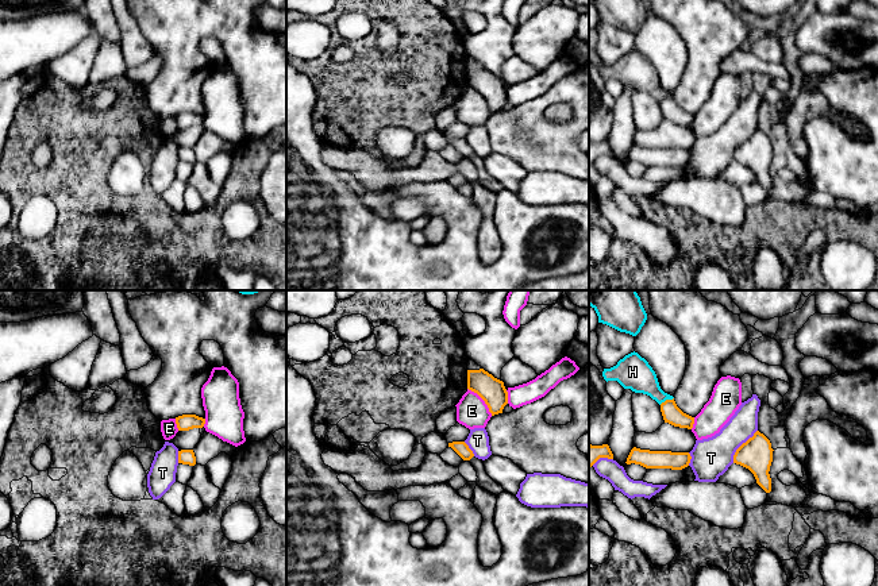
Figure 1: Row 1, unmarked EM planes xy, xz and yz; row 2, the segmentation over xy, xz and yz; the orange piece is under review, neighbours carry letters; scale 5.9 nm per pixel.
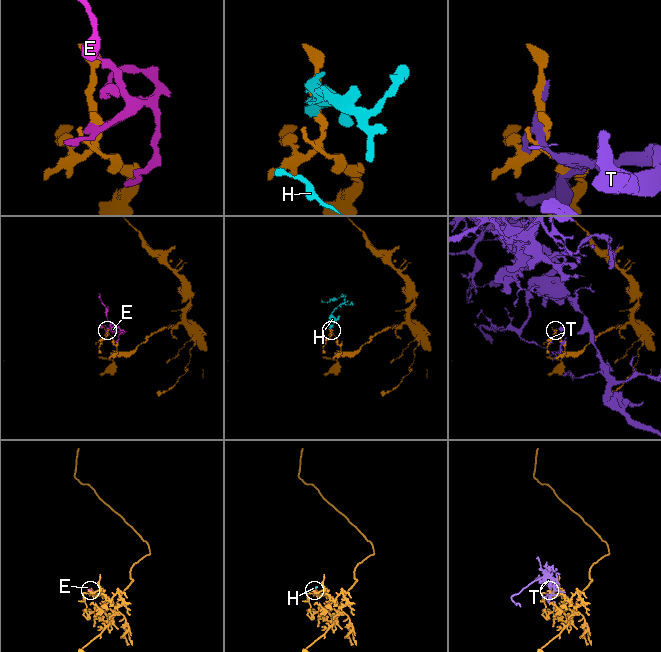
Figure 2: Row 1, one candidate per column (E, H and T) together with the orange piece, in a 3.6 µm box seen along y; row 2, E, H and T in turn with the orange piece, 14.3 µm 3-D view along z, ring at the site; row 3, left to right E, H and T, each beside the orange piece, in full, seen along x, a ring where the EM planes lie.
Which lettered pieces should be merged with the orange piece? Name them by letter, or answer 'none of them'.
none of them

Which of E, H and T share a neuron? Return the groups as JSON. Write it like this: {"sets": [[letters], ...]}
{"sets": [["E"], ["H"], ["T"]]}

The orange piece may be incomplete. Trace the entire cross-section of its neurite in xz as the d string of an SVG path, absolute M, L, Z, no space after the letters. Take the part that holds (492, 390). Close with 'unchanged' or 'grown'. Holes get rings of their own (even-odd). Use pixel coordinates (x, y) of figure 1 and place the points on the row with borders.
M484 369L467 370L467 389L485 401L492 416L502 413L504 406L508 404L508 392L504 382Z; unchanged

